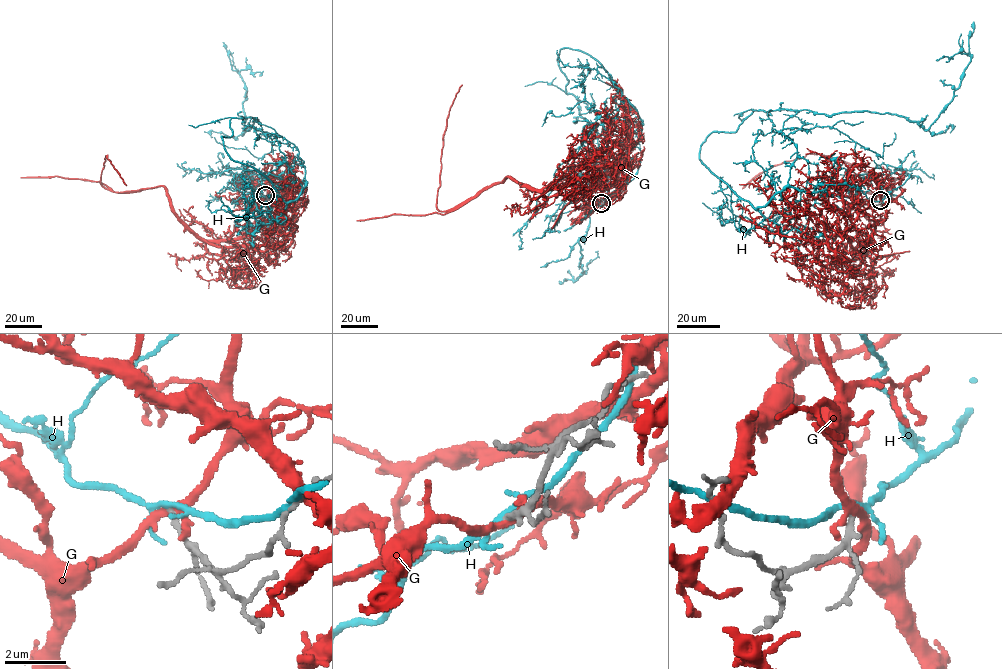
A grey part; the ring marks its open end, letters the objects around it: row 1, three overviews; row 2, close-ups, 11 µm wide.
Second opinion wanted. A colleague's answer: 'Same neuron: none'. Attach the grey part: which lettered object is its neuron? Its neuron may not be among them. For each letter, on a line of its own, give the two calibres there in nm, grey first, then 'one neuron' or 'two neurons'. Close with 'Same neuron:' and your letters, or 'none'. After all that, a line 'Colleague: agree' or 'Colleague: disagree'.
G: calibres 220 and 280 nm; two neurons
H: calibres 170 and 140 nm; two neurons
Same neuron: none
Colleague: agree

